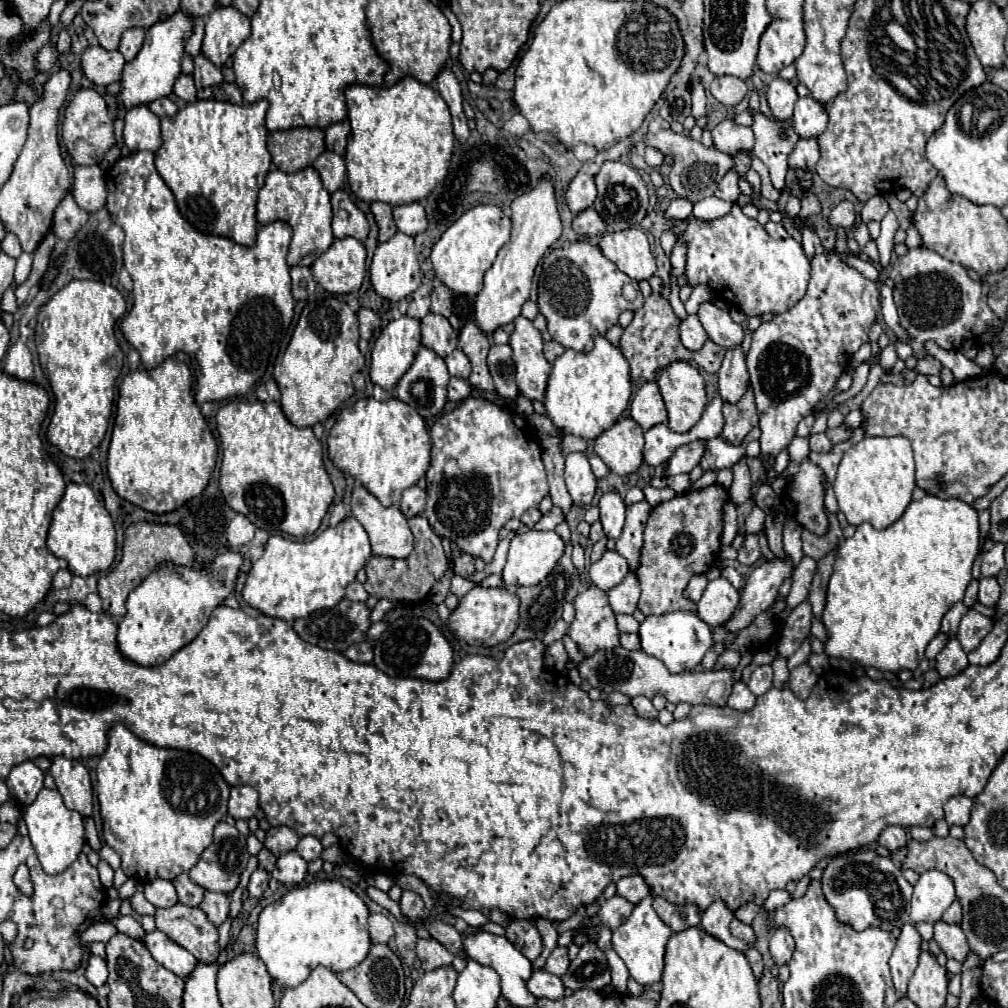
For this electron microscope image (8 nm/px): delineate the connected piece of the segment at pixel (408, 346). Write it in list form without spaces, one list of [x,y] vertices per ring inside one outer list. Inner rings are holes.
[[[403,315],[399,319],[389,321],[371,351],[371,381],[391,391],[413,363],[413,357],[419,347],[421,331],[417,319]]]

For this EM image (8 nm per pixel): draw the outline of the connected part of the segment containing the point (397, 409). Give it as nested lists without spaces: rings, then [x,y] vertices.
[[[373,397],[359,399],[353,407],[339,413],[329,433],[329,459],[345,473],[361,481],[381,505],[397,505],[401,493],[415,485],[431,463],[431,437],[423,417],[407,403],[389,397],[377,401]]]

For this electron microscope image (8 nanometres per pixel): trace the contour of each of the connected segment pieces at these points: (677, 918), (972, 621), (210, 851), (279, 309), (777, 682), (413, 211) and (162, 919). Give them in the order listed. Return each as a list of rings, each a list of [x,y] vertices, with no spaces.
[[[655,897],[653,901],[653,909],[657,909],[657,915],[673,929],[673,931],[681,931],[687,929],[691,925],[699,925],[701,923],[701,911],[697,905],[693,903],[685,903],[685,905],[673,905],[663,897]]]
[[[969,609],[967,615],[963,615],[961,623],[959,623],[959,631],[957,631],[957,639],[963,647],[965,653],[973,651],[989,633],[989,629],[993,627],[993,621],[981,613],[977,613],[975,609]]]
[[[221,821],[215,827],[213,843],[199,855],[199,861],[189,871],[189,877],[191,877],[191,881],[195,881],[197,885],[201,885],[203,889],[231,893],[237,887],[239,875],[243,873],[243,869],[247,865],[247,859],[249,859],[249,853],[247,853],[245,837],[235,829],[235,825],[229,825],[227,821]]]
[[[137,151],[117,159],[105,173],[107,181],[107,211],[123,231],[123,263],[133,279],[133,309],[123,319],[121,331],[127,341],[141,353],[145,369],[153,369],[165,357],[183,351],[195,357],[199,379],[195,401],[221,401],[233,395],[247,393],[265,373],[267,365],[277,357],[279,347],[289,335],[295,299],[291,293],[291,277],[287,265],[287,247],[291,241],[291,225],[273,221],[261,225],[255,247],[241,247],[233,239],[205,235],[197,231],[177,209],[173,191],[153,165],[151,151]]]
[[[777,653],[775,661],[771,663],[773,671],[775,671],[775,677],[773,677],[773,685],[775,687],[787,687],[787,679],[789,679],[789,669],[787,669],[787,659],[783,655]]]
[[[419,201],[393,207],[393,219],[397,223],[397,229],[401,233],[409,233],[411,237],[425,231],[425,211]]]
[[[177,903],[155,913],[157,929],[163,931],[171,941],[185,947],[201,961],[213,961],[219,957],[219,931],[199,907]]]

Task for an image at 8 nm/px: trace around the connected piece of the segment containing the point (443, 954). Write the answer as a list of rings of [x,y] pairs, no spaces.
[[[417,939],[415,945],[417,957],[421,959],[421,967],[423,971],[433,971],[441,965],[449,965],[453,961],[453,953],[447,951],[439,941],[435,939]]]

